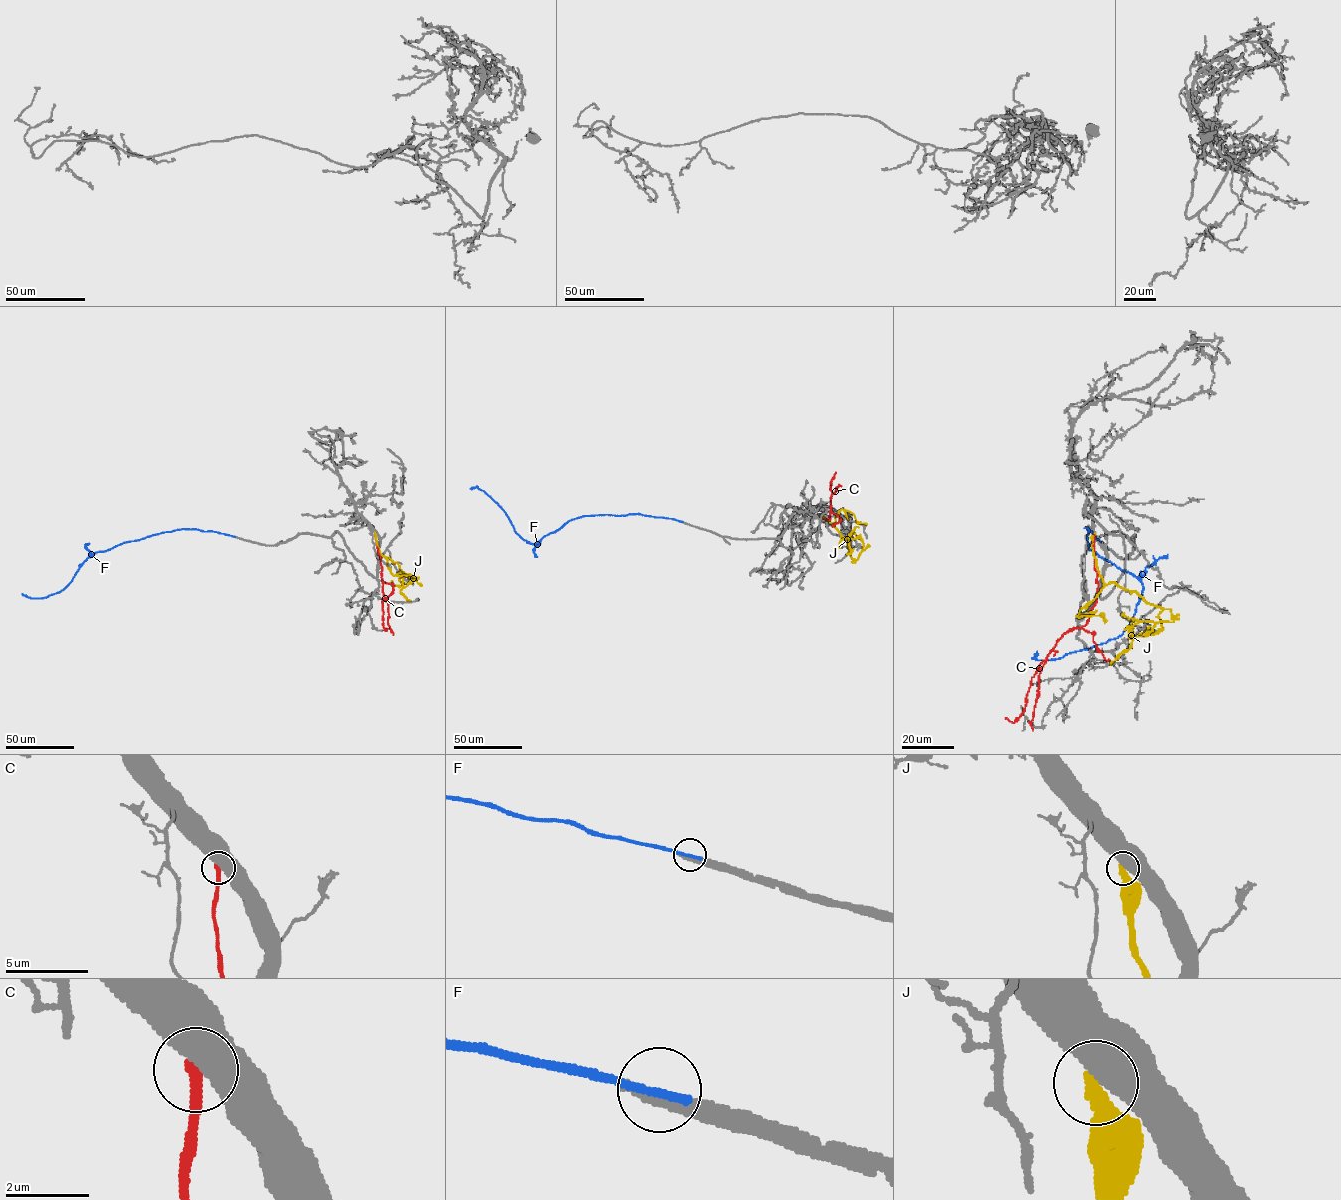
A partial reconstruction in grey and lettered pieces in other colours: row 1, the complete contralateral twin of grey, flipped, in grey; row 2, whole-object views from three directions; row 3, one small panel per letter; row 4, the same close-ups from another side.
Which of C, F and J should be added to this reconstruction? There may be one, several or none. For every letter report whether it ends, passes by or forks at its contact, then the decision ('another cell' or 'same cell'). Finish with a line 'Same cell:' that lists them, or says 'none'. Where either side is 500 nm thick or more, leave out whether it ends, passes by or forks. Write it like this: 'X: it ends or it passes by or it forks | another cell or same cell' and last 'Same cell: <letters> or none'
C: another cell
F: it ends | another cell
J: another cell
Same cell: none

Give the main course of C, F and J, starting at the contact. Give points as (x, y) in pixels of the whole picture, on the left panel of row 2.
C: (376, 533), (382, 568), (383, 624), (386, 631), (388, 628)
F: (234, 536), (181, 529), (122, 543), (88, 557), (72, 580), (58, 592), (35, 598), (21, 593)
J: (375, 532), (380, 553), (395, 562), (409, 578), (415, 578), (400, 591), (410, 601)

